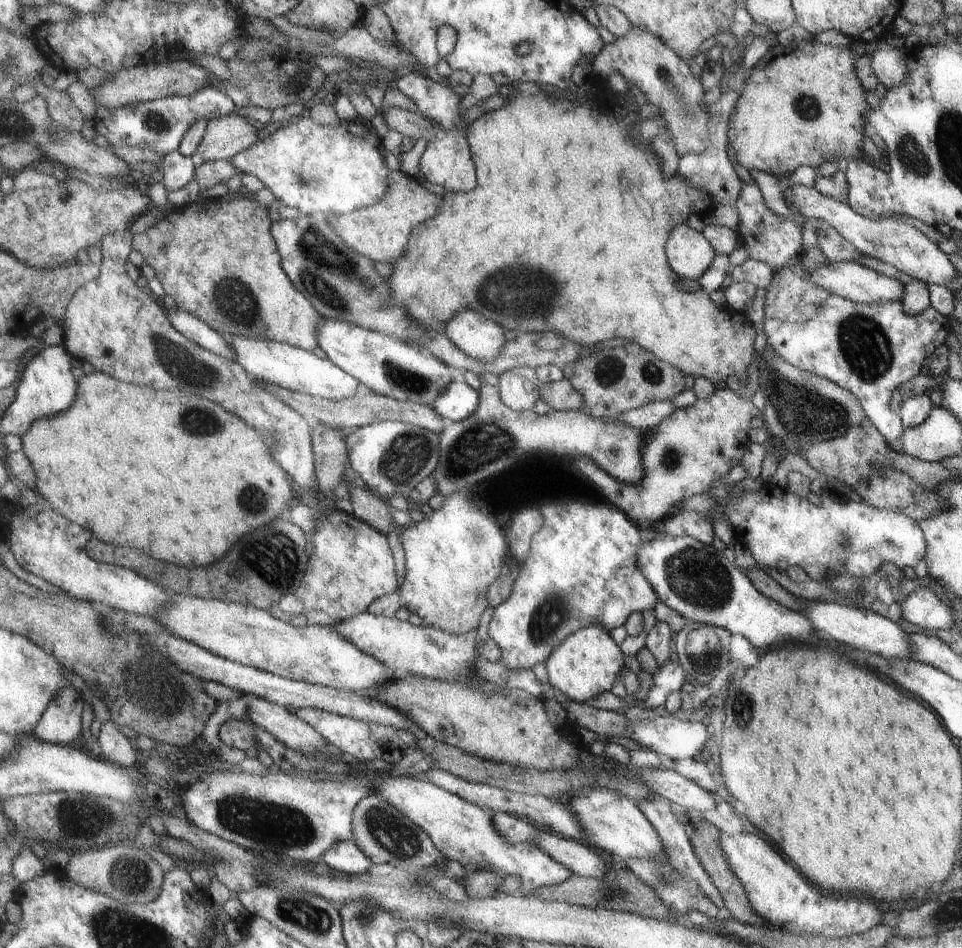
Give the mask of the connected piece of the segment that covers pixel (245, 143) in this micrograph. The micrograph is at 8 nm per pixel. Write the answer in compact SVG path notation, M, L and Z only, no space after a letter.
M225 116L211 120L195 158L199 164L217 160L231 162L233 158L237 158L237 154L243 154L259 142L257 132L259 130L255 130L243 116Z

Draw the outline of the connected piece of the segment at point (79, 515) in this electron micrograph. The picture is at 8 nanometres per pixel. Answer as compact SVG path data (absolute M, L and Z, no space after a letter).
M91 372L91 374L83 374L79 378L79 394L77 394L77 402L73 402L73 406L61 414L55 414L51 418L39 418L37 422L33 422L33 426L25 432L25 436L21 436L21 450L25 452L25 456L31 460L35 472L37 472L37 498L45 498L53 510L57 510L59 514L63 514L65 518L69 518L75 524L81 524L89 530L93 530L95 540L105 540L111 542L119 548L123 546L131 546L131 548L139 548L147 554L151 554L153 558L159 558L163 562L171 562L177 566L189 566L189 568L207 568L211 564L215 564L217 560L221 560L221 556L225 556L231 546L247 532L273 522L277 518L281 518L281 512L285 508L291 510L293 504L297 504L297 492L293 486L293 480L289 480L289 472L285 468L281 468L281 464L277 462L271 446L265 442L263 438L263 430L259 428L251 428L241 416L237 416L235 412L229 412L223 404L213 402L205 396L193 394L191 390L157 390L155 386L143 386L143 384L127 384L123 380L117 380L115 376L109 376L105 372Z

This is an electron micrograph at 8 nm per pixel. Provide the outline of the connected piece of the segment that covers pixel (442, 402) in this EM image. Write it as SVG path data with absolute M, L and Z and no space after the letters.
M455 382L453 386L449 386L449 390L445 390L445 394L441 394L441 398L437 398L435 410L449 424L451 422L455 424L455 422L463 422L471 414L475 414L479 404L481 404L481 392L479 390L475 390L467 382Z

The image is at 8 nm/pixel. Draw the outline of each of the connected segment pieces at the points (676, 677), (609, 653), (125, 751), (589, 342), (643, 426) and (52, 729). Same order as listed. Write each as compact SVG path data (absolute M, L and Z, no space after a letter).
M669 660L665 666L661 666L657 670L657 674L653 676L653 690L651 694L647 696L645 704L639 704L647 710L651 708L661 708L667 704L669 696L673 692L681 692L683 686L685 686L685 680L687 680L687 674L685 674L685 666L681 666L679 662L673 662Z
M591 624L571 634L547 660L547 672L551 688L557 694L567 694L573 702L589 702L613 688L621 670L625 668L625 654L621 646L611 638L609 628L603 624Z
M109 720L101 726L101 732L99 732L99 744L101 744L101 750L105 752L105 756L123 766L123 768L129 768L133 770L133 764L139 762L139 756L141 756L141 750L137 748L135 742L131 742L129 738L125 738L125 734L119 730L119 724Z
M539 92L535 96L525 96L525 94L511 96L505 100L503 108L487 112L477 122L469 124L469 144L473 148L473 160L477 162L479 184L475 190L471 190L467 194L465 192L445 192L445 196L443 196L445 202L441 204L441 214L437 214L435 222L429 224L431 228L427 228L427 224L415 226L415 230L411 232L411 238L409 238L409 250L395 264L395 274L389 278L397 304L407 306L409 314L415 320L419 320L427 328L443 332L443 334L445 334L447 322L453 320L459 312L477 310L477 312L485 314L487 318L495 320L497 324L501 324L507 332L515 330L517 334L519 332L561 334L563 338L569 338L571 342L581 344L585 352L593 352L593 348L599 346L599 342L603 342L603 340L625 338L631 344L639 344L641 348L653 352L657 358L673 364L677 370L681 370L683 374L687 374L695 380L709 378L713 384L725 386L727 378L735 376L739 380L739 384L745 386L745 370L751 362L751 354L755 354L755 350L753 350L755 332L749 324L747 314L733 312L731 308L727 308L727 310L717 308L711 302L709 294L701 288L697 292L685 290L683 280L669 264L669 254L667 254L667 246L669 246L669 238L671 238L673 230L677 226L685 226L689 222L689 218L693 218L693 216L701 216L705 220L707 216L711 216L715 212L717 204L715 204L711 192L689 184L687 178L681 176L679 172L675 176L667 178L663 172L661 158L631 138L631 130L639 122L637 120L639 108L641 106L637 106L637 102L633 98L625 96L623 110L619 110L619 116L617 116L617 110L615 112L605 110L605 108L599 110L597 100L593 100L593 98L569 100L569 98L551 98L551 96L545 96L543 92Z
M669 400L667 402L653 402L653 404L647 404L647 406L641 406L637 410L629 410L625 414L619 414L615 422L623 422L623 424L637 428L645 434L645 432L655 430L673 412L677 412L677 410L673 408L673 404Z
M69 684L63 688L55 702L47 708L43 720L39 722L33 736L41 742L59 744L59 746L71 746L73 740L81 734L83 726L83 710L85 702L79 696L79 692Z

